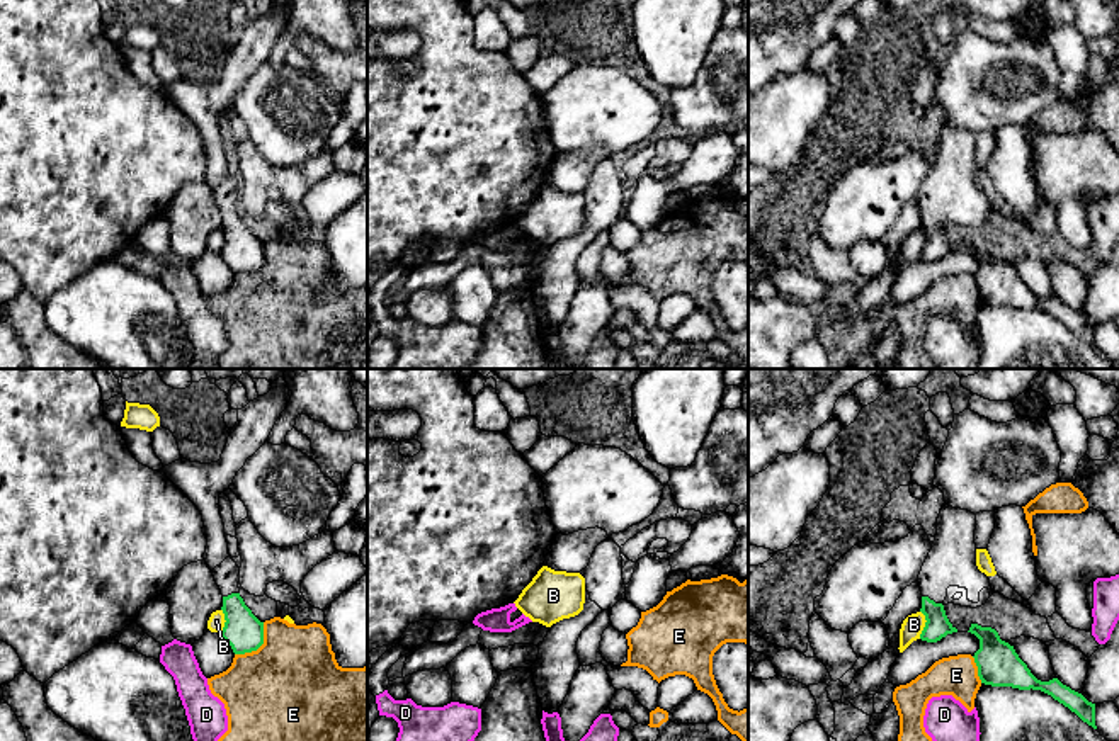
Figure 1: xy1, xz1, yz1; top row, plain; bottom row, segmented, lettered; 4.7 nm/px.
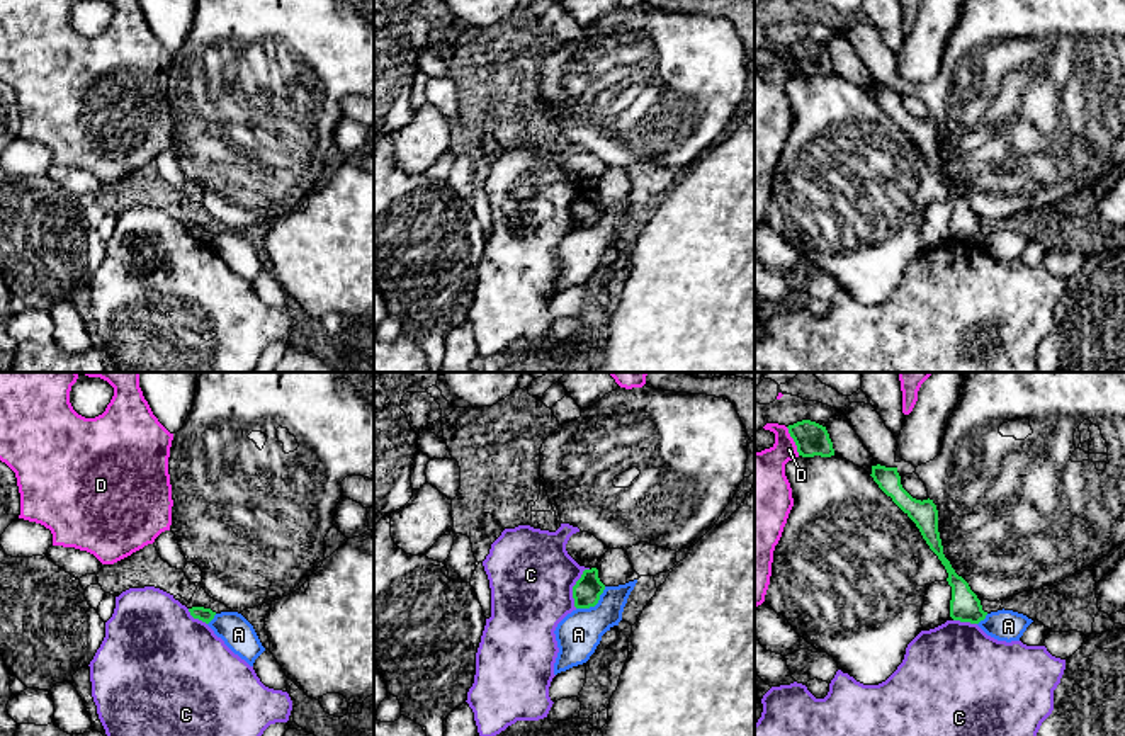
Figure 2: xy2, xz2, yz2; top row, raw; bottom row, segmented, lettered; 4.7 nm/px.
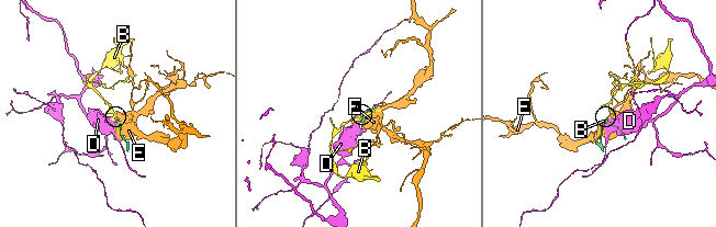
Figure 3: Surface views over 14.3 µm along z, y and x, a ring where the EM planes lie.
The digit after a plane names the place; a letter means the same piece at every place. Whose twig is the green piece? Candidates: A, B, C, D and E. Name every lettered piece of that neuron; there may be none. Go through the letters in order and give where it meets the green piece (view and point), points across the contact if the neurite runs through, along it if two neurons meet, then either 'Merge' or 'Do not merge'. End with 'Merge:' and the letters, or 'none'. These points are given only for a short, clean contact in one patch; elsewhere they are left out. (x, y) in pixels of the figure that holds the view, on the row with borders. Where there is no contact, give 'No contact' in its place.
A: Touches green at xz2 (593, 605). Boundary: xz2 (605, 587), (593, 605), (576, 609). Do not merge
B: Touches green at yz1 (925, 624). Do not merge
C: Touches green at xz2 (573, 587). Boundary: xz2 (588, 568), (573, 587), (575, 607). Do not merge
D: Touches green at yz2 (794, 441). Do not merge
E: Touches green at xy1 (259, 646). Do not merge
Merge: none

